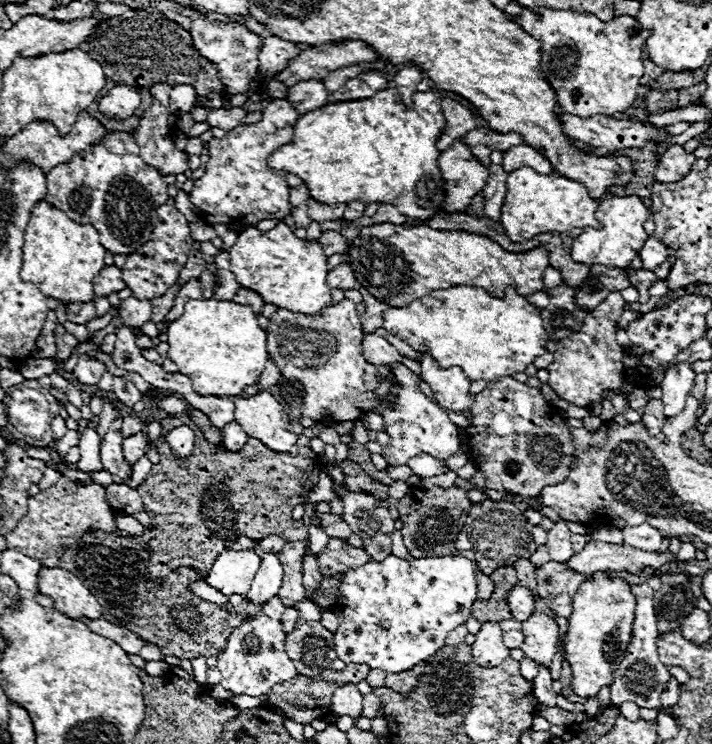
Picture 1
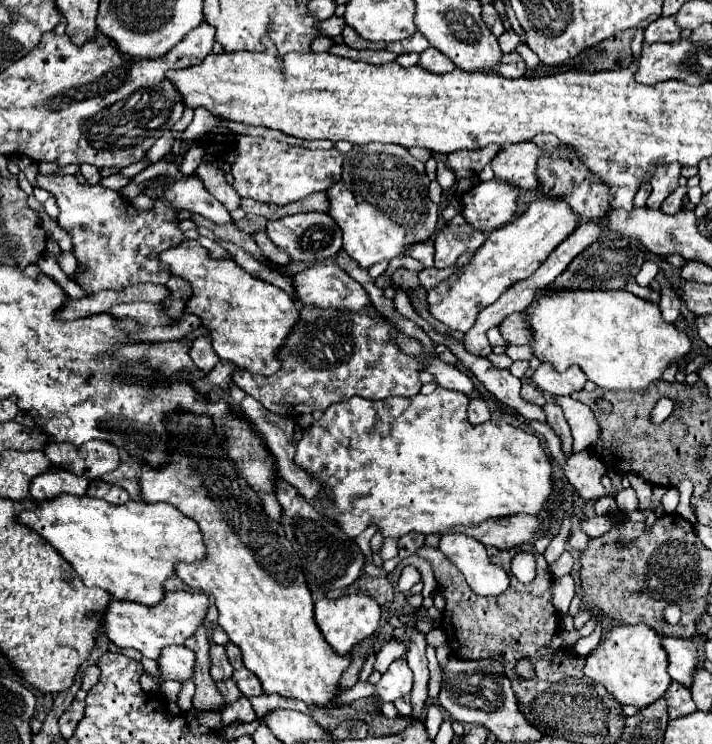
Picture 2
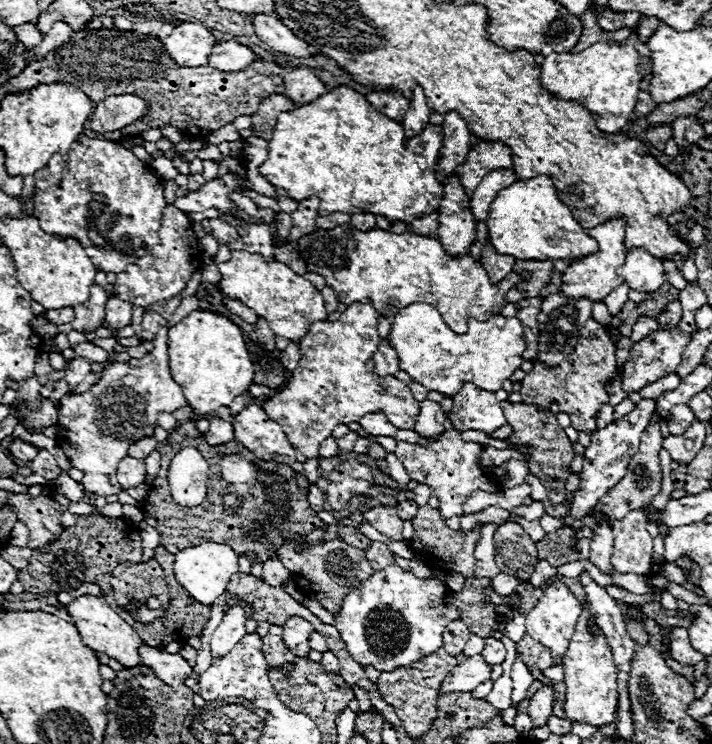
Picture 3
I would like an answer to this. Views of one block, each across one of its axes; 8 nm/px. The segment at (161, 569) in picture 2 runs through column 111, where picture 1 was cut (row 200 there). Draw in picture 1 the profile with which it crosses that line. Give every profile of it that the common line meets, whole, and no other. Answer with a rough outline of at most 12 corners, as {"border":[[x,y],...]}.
{"border":[[524,166],[506,178],[508,238],[600,230],[584,184]]}

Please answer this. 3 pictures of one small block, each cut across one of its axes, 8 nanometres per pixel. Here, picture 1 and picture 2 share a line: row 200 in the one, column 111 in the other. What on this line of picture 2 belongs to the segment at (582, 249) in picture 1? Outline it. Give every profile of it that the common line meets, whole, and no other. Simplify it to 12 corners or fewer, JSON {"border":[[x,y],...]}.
{"border":[[166,590],[144,606],[110,600],[104,636],[156,660],[184,644],[204,620],[208,598]]}

